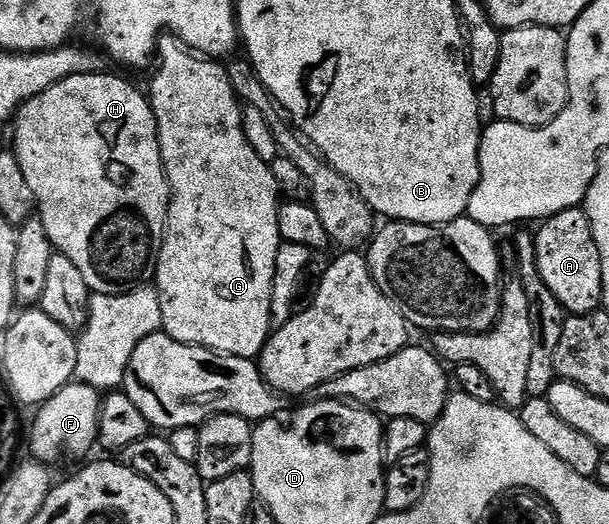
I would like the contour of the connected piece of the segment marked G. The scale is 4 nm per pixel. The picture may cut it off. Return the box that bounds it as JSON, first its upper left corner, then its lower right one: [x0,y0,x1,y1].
[150,33,282,360]

